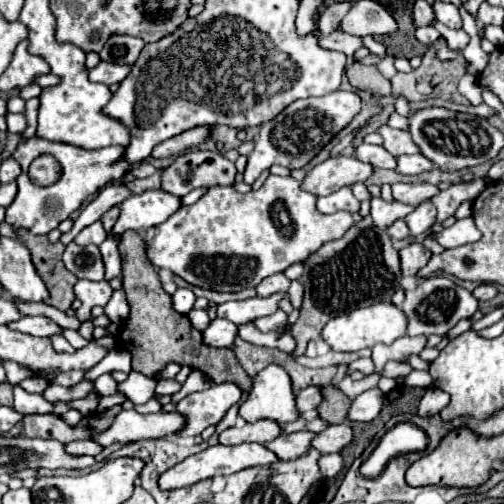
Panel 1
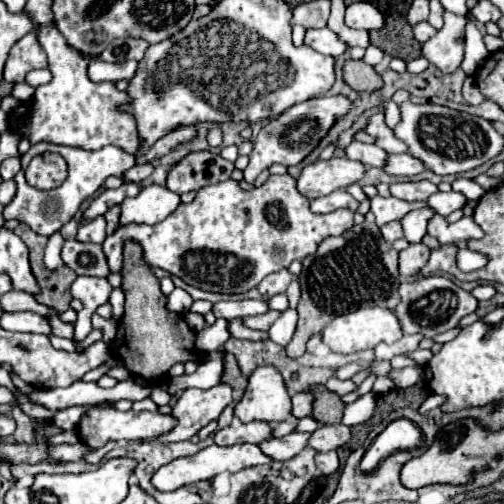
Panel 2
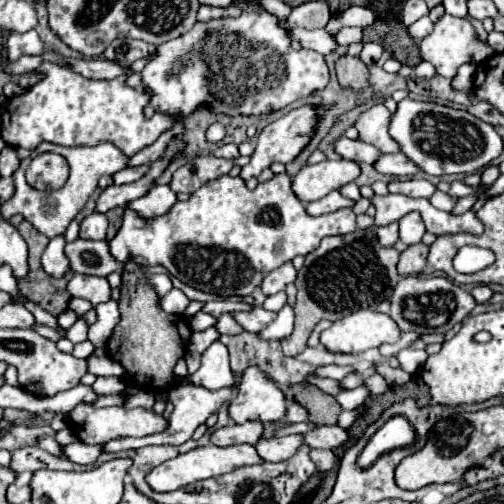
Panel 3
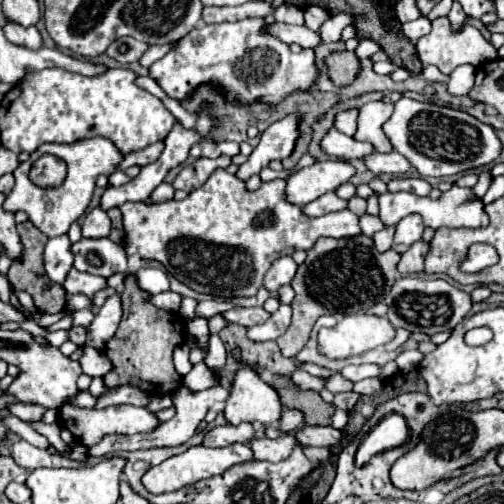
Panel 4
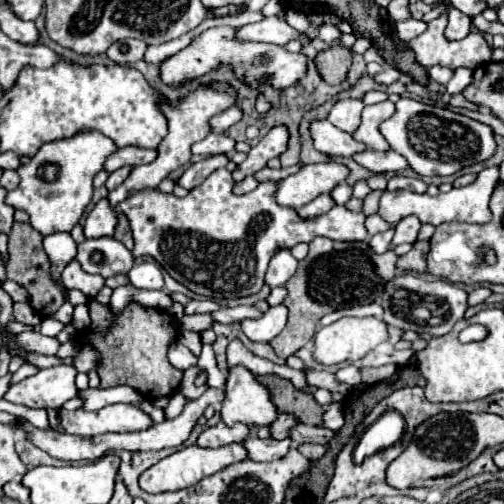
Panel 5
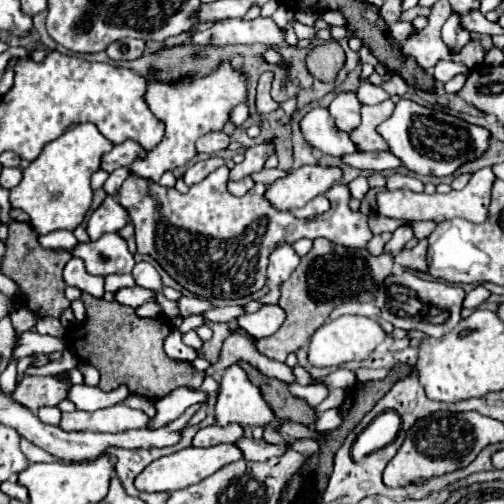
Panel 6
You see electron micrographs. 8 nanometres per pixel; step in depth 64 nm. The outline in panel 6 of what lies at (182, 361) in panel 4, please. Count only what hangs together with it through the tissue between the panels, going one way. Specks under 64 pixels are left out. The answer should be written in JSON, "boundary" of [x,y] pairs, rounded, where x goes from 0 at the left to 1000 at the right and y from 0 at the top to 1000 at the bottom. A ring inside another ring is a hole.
{"boundary":[[[345,651],[337,659],[337,667],[325,675],[325,694],[329,702],[341,710],[341,714],[365,714],[373,722],[381,722],[389,710],[393,710],[393,698],[377,687],[369,687],[357,671],[357,659]]]}

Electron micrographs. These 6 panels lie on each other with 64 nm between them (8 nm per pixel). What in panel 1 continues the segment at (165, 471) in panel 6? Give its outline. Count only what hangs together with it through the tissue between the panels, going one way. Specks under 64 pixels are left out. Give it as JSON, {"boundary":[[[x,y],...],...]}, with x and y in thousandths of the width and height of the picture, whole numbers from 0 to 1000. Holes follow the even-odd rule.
{"boundary":[[[472,881],[472,885],[417,885],[385,905],[373,905],[369,913],[361,913],[357,921],[349,921],[345,929],[337,929],[333,937],[325,937],[313,952],[313,964],[321,972],[345,972],[345,968],[365,968],[365,964],[377,964],[377,960],[389,960],[397,952],[409,952],[409,948],[425,948],[433,940],[464,940],[464,937],[476,937],[484,929],[500,929],[500,925],[528,925],[528,921],[544,921],[552,913],[552,905],[544,897],[536,897],[528,885],[520,881]]]}

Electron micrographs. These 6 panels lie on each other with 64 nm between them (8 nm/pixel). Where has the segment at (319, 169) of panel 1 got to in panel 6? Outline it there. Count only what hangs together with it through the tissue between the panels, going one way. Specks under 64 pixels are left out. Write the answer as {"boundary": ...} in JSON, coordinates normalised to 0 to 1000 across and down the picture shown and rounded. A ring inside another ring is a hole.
{"boundary":[[[635,325],[599,329],[591,337],[579,337],[567,353],[548,357],[532,373],[528,393],[552,417],[583,417],[603,409],[631,385],[643,385],[651,373],[659,373],[675,357],[679,357],[675,333],[659,333],[659,329],[643,333]]]}

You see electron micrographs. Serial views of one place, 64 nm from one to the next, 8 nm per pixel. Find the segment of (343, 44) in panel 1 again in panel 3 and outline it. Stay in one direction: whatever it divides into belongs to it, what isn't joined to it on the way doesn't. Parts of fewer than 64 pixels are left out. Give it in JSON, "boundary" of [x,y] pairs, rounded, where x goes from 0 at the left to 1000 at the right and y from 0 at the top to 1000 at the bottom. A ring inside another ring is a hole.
{"boundary":[[[583,56],[583,60],[571,60],[575,63],[575,75],[587,75],[595,79],[599,95],[615,95],[615,99],[627,99],[635,107],[659,107],[671,99],[671,83],[667,75],[635,56],[635,60],[599,60],[599,56]]]}

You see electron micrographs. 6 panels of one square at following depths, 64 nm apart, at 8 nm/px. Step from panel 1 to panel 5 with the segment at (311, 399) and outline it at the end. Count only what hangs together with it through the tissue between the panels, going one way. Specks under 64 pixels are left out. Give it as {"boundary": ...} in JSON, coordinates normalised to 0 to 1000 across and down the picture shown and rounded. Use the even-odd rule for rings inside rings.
{"boundary":[[[560,817],[560,821],[548,829],[548,837],[536,845],[536,853],[540,853],[540,869],[548,869],[548,873],[567,869],[571,857],[579,853],[579,841],[591,841],[587,825],[571,825],[571,821]]]}

